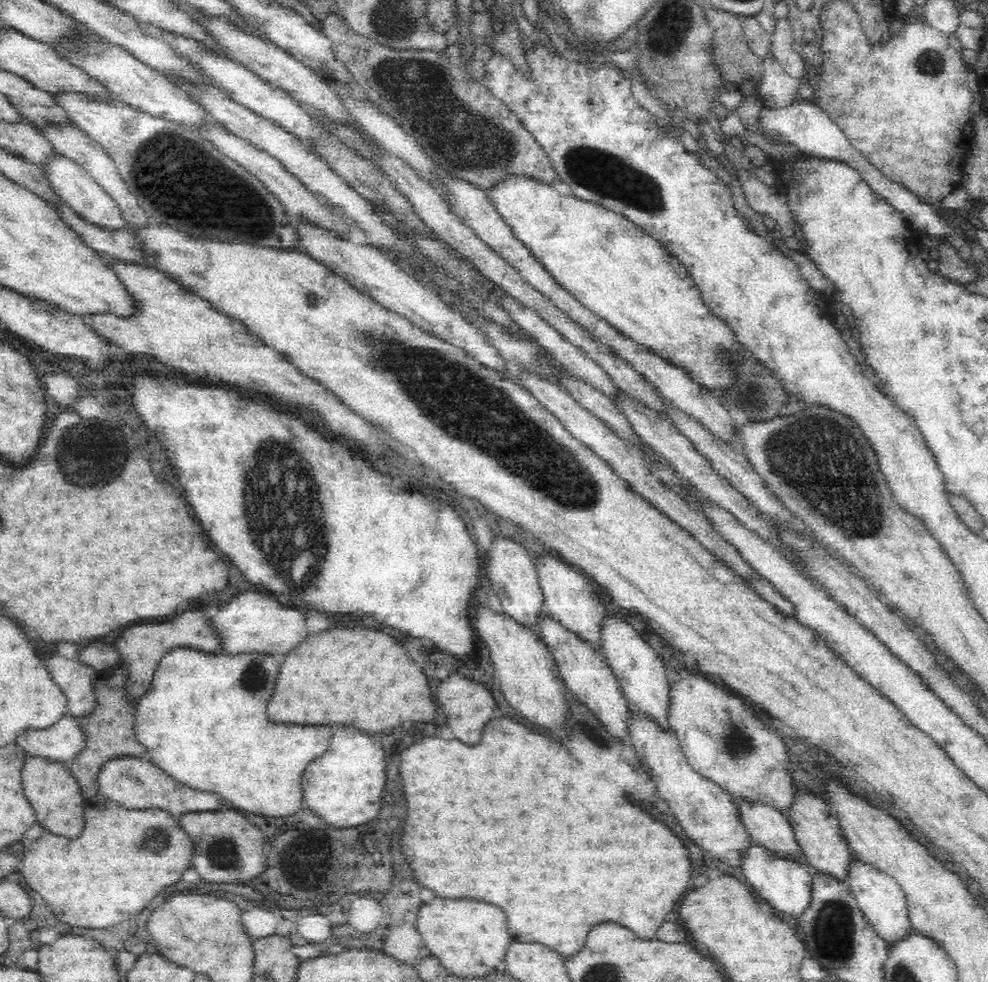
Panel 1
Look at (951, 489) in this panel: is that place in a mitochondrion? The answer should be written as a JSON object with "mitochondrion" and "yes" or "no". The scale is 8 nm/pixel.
{"mitochondrion":"no"}

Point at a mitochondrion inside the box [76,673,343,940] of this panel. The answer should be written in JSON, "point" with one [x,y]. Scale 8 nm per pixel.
{"point":[156,839]}

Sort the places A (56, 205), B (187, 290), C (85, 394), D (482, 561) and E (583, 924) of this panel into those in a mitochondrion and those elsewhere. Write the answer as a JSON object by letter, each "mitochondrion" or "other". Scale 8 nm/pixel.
{"A":"other","B":"other","C":"other","D":"other","E":"other"}

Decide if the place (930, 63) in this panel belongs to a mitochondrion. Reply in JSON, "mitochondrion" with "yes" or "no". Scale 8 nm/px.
{"mitochondrion":"yes"}

